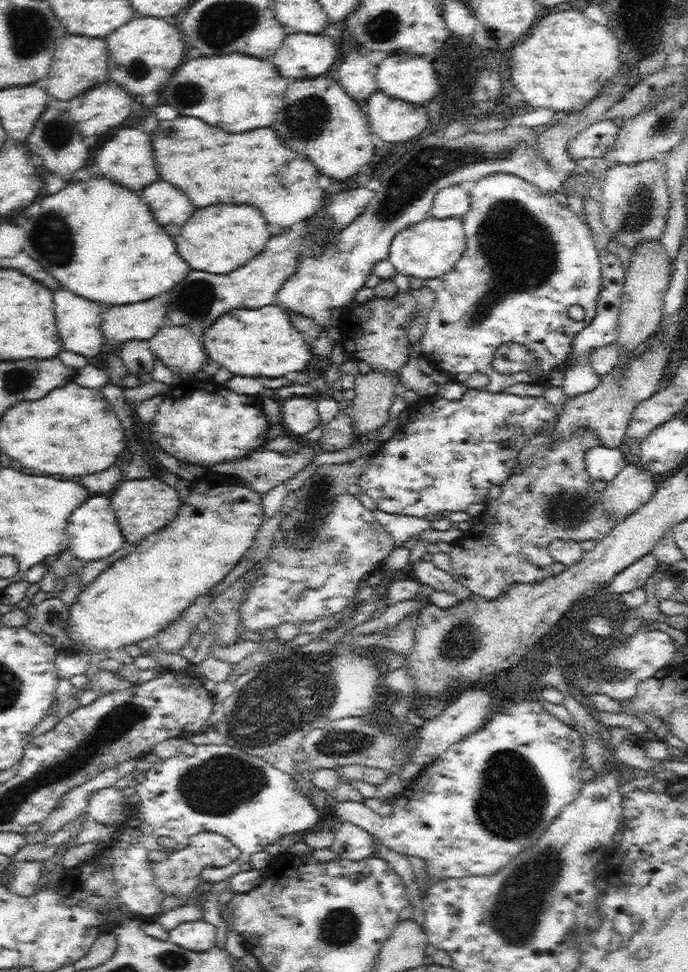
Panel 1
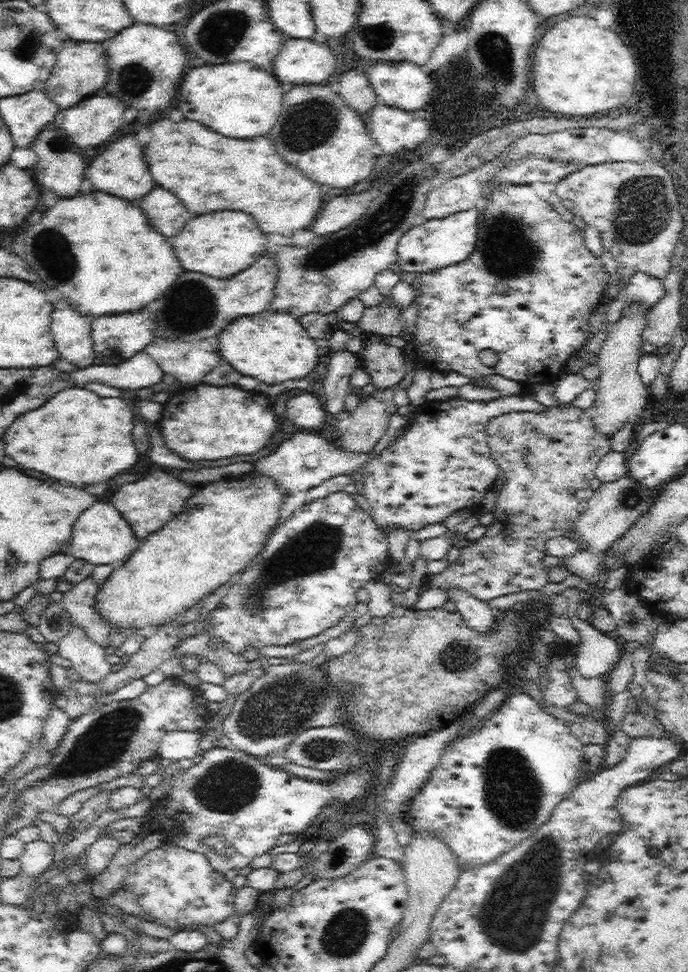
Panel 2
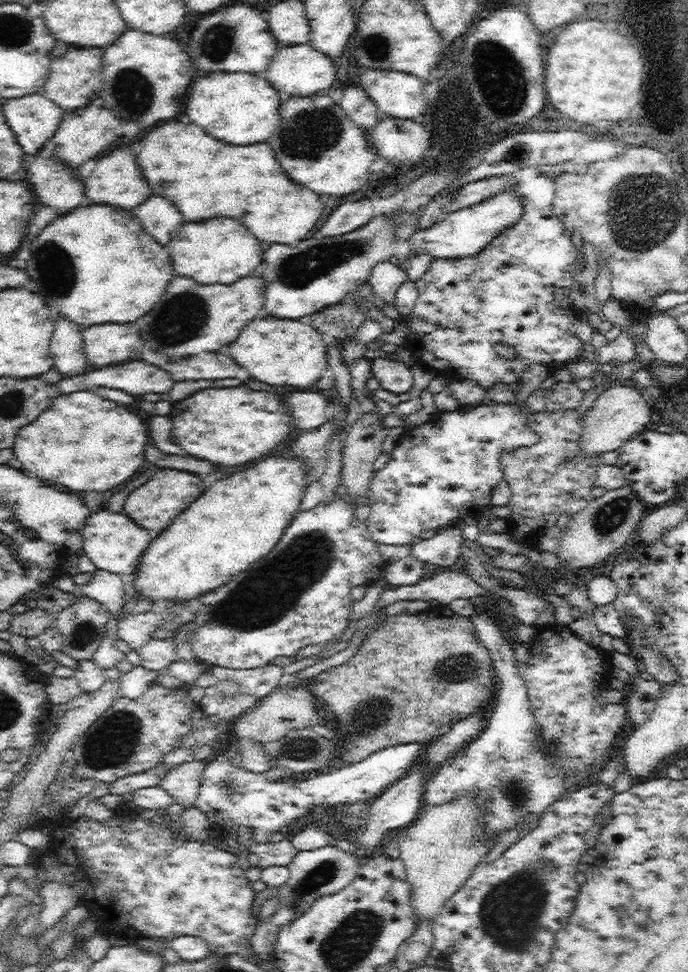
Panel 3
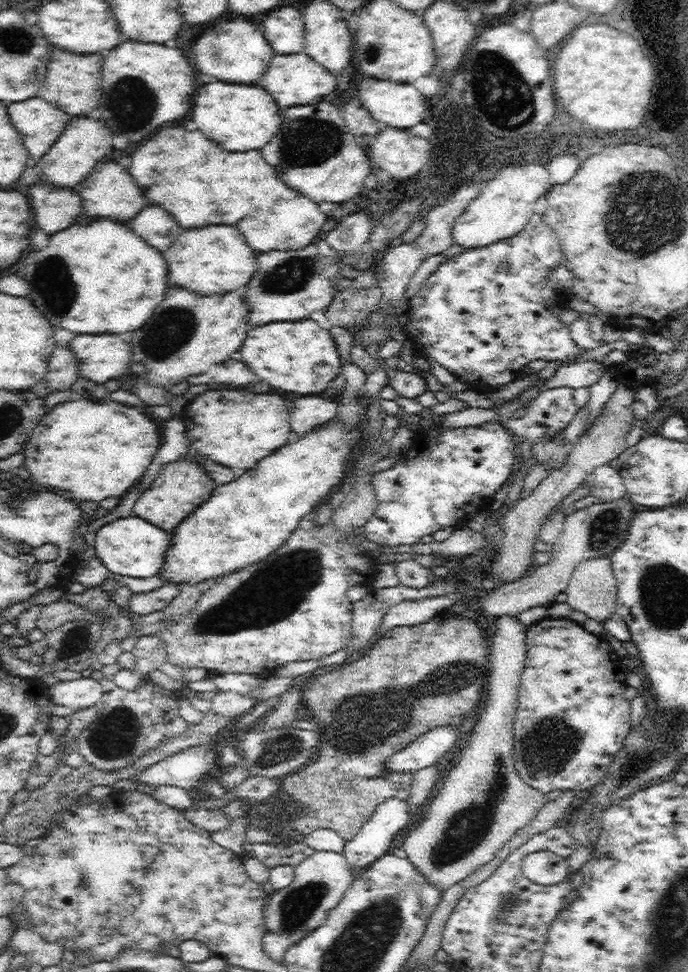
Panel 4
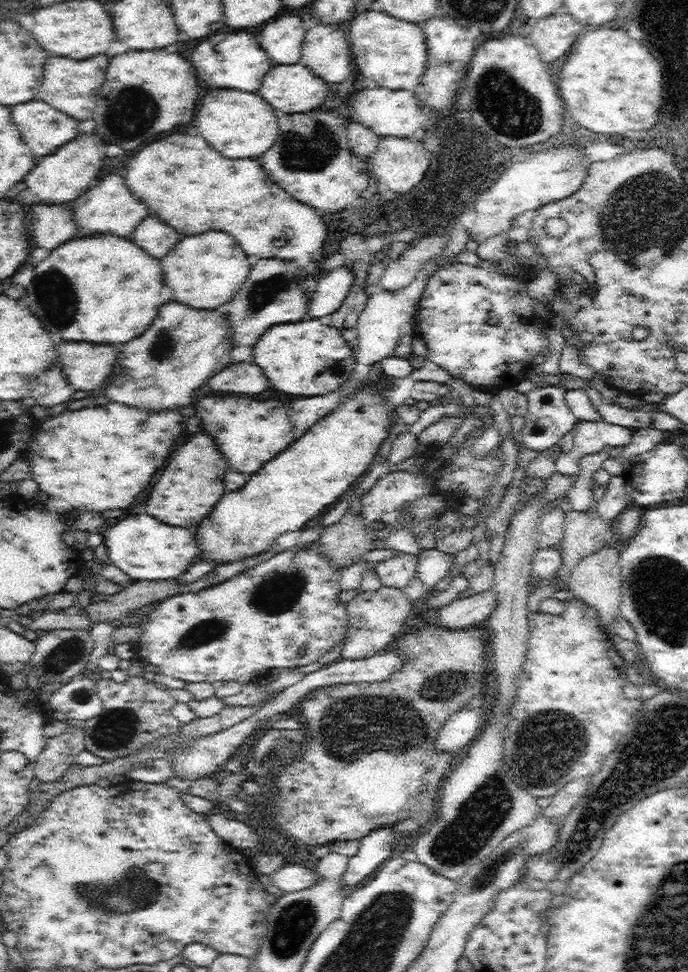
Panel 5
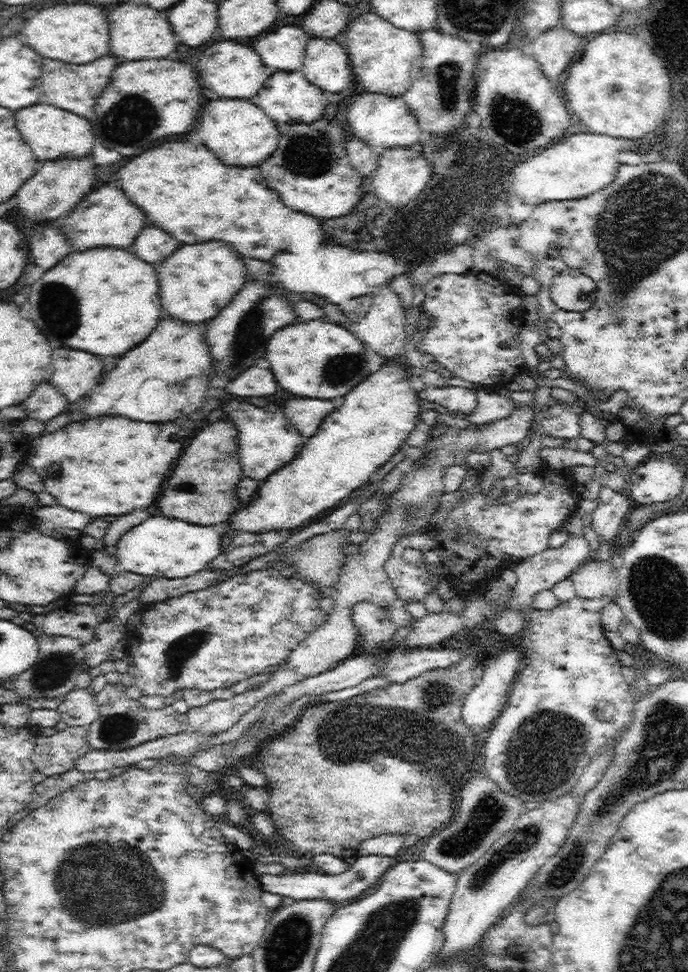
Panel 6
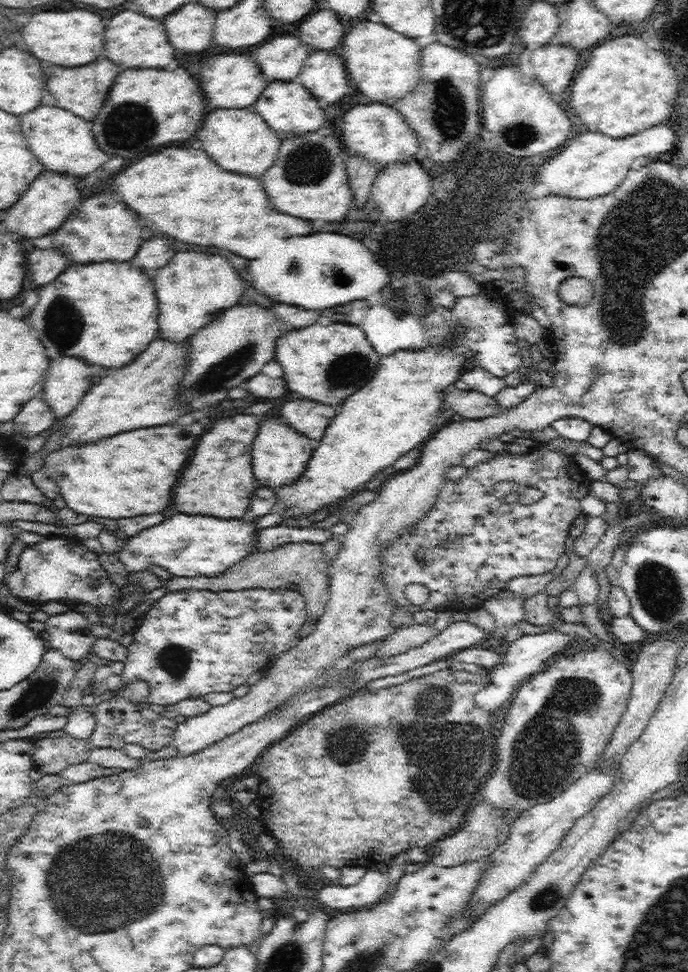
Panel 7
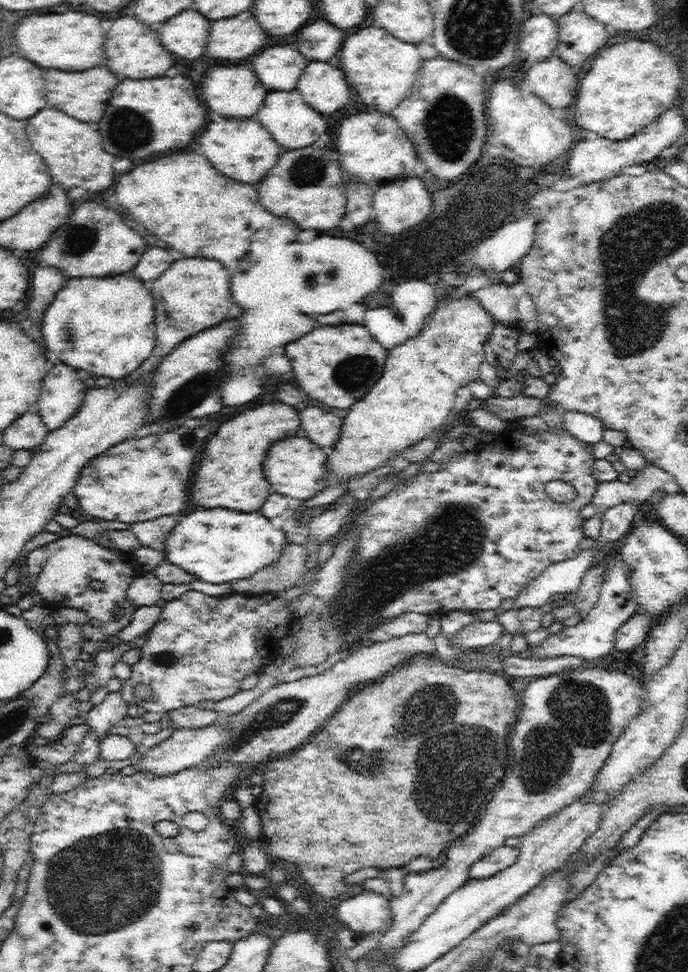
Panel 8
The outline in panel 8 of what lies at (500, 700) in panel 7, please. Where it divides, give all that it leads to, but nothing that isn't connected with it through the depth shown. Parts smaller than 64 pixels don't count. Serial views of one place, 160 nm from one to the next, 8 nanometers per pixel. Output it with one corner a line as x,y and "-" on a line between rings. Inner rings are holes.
612,552
612,556
603,579
601,591
596,606
582,620
570,627
565,627
561,634
546,636
547,639
538,647
529,645
526,653
535,653
540,659
555,656
577,656
588,661
606,658
612,648
615,648
616,630
636,613
636,603
633,602
634,591
629,592
628,573
624,571
620,561
620,553

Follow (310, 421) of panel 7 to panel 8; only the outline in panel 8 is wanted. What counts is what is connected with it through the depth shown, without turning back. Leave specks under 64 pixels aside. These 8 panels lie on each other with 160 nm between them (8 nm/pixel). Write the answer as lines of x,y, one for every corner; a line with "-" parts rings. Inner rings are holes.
312,404
306,410
300,410
300,422
302,435
308,437
312,442
320,445
323,449
330,451
333,442
337,440
340,432
342,414
327,409
320,404

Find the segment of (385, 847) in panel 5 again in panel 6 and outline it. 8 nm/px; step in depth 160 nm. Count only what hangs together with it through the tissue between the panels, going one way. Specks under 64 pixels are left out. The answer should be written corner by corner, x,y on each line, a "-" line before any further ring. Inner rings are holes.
370,854
358,856
352,866
349,866
345,872
340,874
328,874
324,872
282,872
278,875
262,875
259,881
263,885
263,890
279,894
283,898
316,898
324,897
330,900
342,900
340,904
349,902
358,897
361,893
366,892
375,885
380,876
384,874
384,870
388,870
393,865
393,861
389,856
382,854

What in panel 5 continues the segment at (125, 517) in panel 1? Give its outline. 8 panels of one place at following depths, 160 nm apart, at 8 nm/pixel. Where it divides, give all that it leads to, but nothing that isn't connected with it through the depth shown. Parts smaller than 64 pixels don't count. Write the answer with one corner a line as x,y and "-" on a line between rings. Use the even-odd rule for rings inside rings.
208,436
190,438
178,448
172,460
164,466
158,482
152,486
152,492
144,504
146,514
168,526
192,526
210,513
212,504
216,504
224,492
224,484
220,480
224,470
226,464
220,460
220,452
216,452
216,446
208,440

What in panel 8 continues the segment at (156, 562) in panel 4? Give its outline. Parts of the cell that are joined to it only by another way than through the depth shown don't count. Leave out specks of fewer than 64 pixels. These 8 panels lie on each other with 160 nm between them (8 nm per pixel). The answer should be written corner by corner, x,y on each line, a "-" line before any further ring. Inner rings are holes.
226,508
196,510
186,516
162,542
165,560
212,584
252,579
260,570
274,565
287,546
282,530
273,528
260,512
229,511

